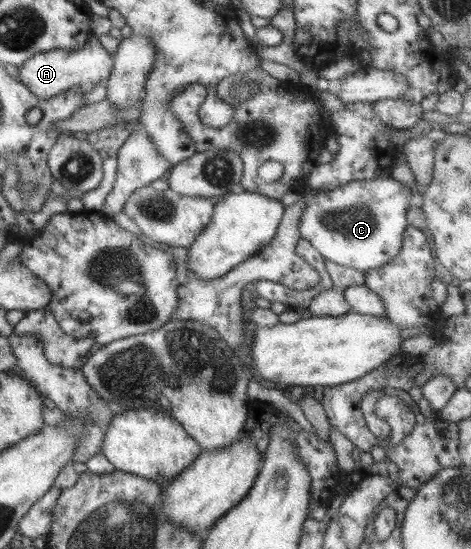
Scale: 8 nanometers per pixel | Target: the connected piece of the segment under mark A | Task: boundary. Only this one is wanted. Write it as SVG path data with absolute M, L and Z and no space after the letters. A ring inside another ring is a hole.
M93 34L81 50L55 49L31 56L18 67L19 82L27 85L29 90L39 98L53 98L71 86L80 87L82 84L101 84L106 82L113 70L113 54L103 48L98 35Z

